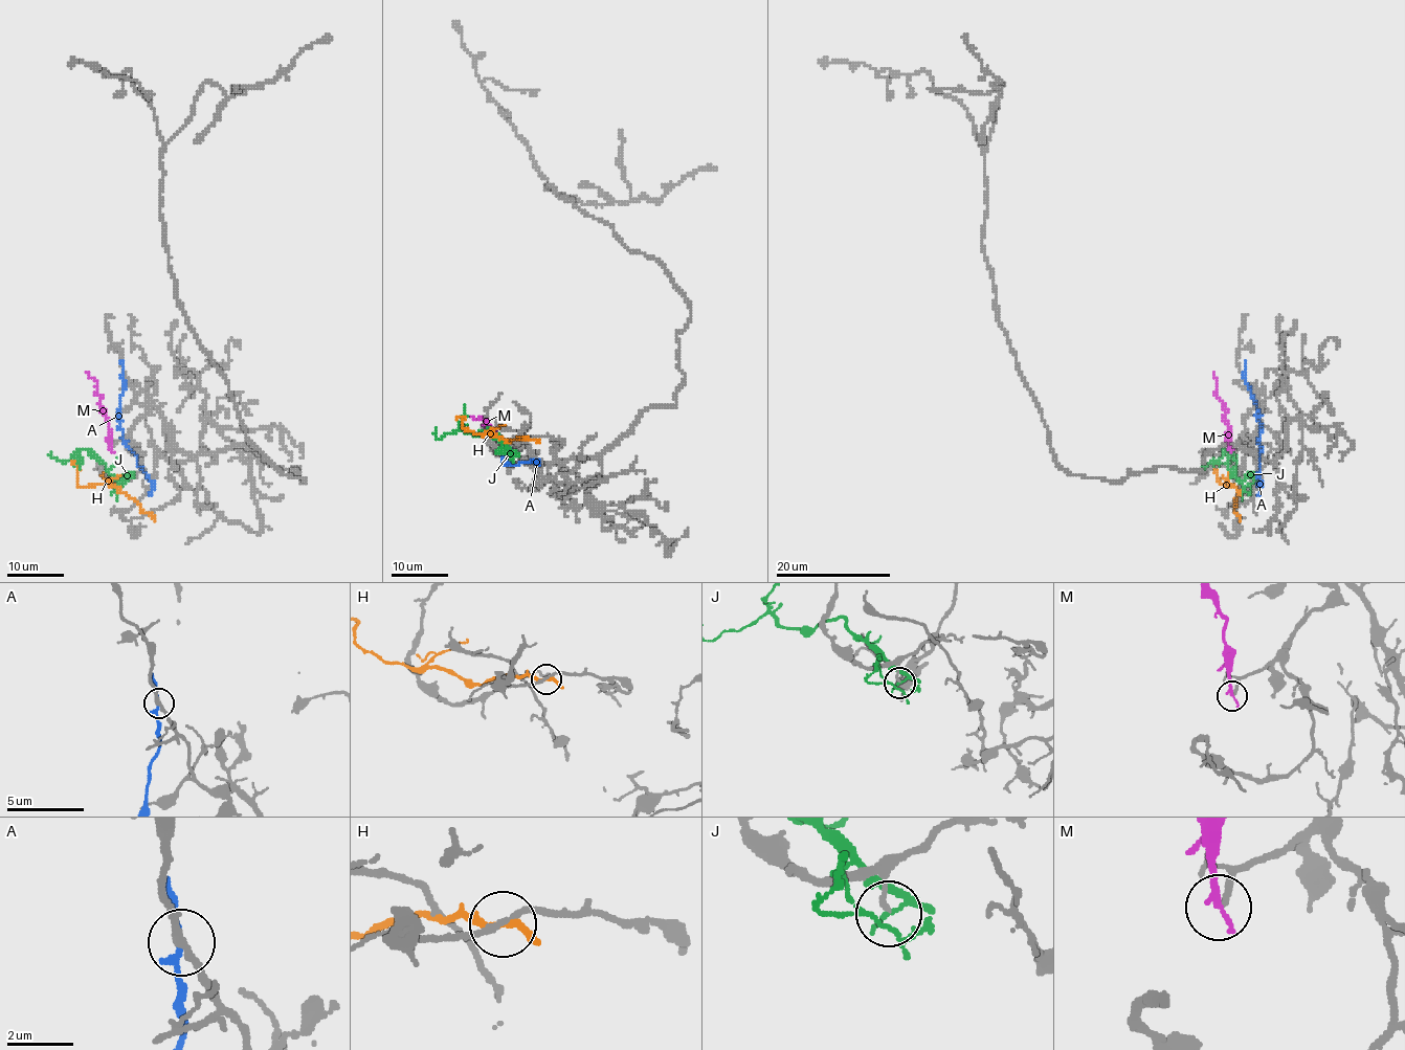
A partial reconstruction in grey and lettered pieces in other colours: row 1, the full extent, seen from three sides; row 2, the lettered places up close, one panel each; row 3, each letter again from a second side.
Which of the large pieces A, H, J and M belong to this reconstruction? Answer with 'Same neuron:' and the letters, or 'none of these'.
Same neuron: M

